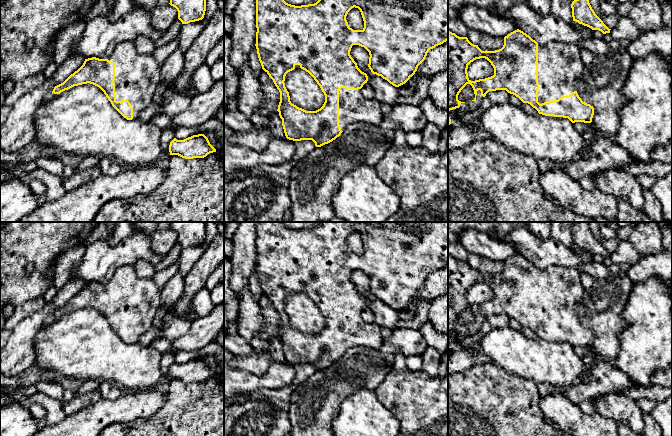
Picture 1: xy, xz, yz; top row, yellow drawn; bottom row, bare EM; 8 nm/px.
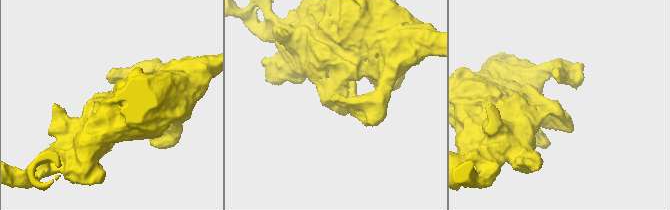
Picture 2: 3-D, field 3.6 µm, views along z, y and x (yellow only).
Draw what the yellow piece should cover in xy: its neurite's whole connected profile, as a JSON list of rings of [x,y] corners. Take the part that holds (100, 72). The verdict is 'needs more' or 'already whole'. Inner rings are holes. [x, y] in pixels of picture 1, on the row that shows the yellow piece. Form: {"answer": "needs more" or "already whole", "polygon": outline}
{"answer": "needs more", "polygon": [[[134,42],[119,44],[108,59],[96,57],[85,59],[83,65],[63,83],[54,87],[52,93],[60,94],[74,86],[93,84],[99,87],[112,106],[127,120],[139,118],[142,110],[149,106],[159,83],[161,65],[152,54],[141,54]]]}

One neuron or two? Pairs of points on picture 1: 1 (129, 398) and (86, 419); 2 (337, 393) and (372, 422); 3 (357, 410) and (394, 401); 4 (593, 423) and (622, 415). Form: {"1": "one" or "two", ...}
{"1": "one", "2": "two", "3": "two", "4": "two"}

